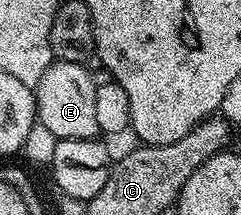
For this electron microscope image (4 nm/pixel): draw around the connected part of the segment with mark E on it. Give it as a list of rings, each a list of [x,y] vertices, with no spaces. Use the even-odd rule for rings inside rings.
[[[54,61],[52,66],[43,72],[43,76],[37,81],[35,93],[37,93],[37,118],[40,125],[46,126],[49,131],[59,138],[97,138],[101,134],[99,123],[95,120],[95,92],[98,83],[93,82],[91,75],[85,71],[82,63]]]

